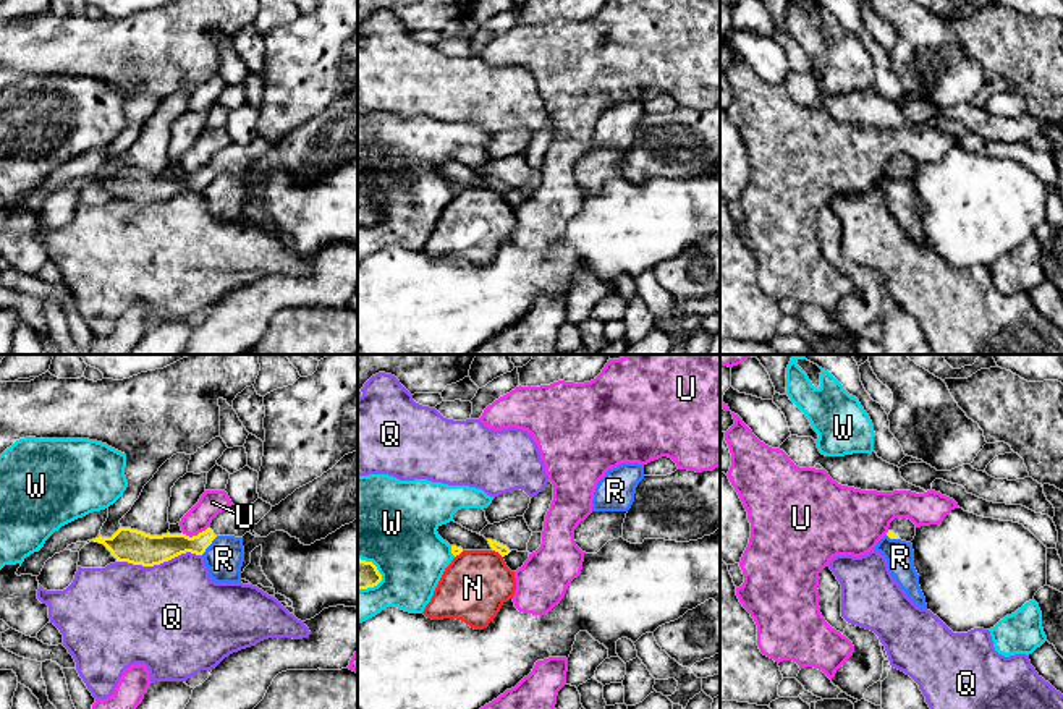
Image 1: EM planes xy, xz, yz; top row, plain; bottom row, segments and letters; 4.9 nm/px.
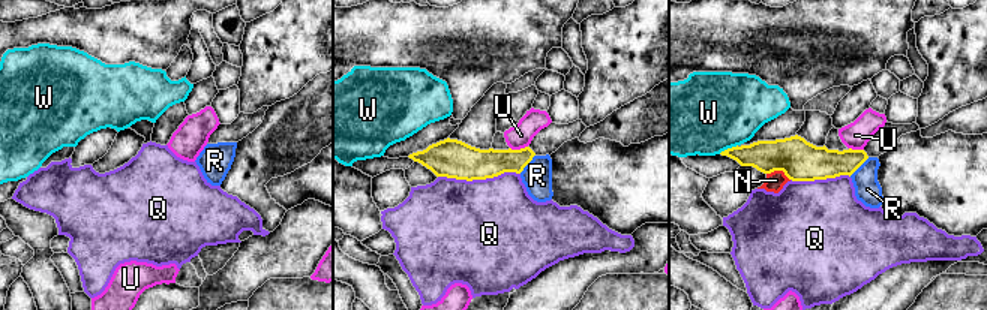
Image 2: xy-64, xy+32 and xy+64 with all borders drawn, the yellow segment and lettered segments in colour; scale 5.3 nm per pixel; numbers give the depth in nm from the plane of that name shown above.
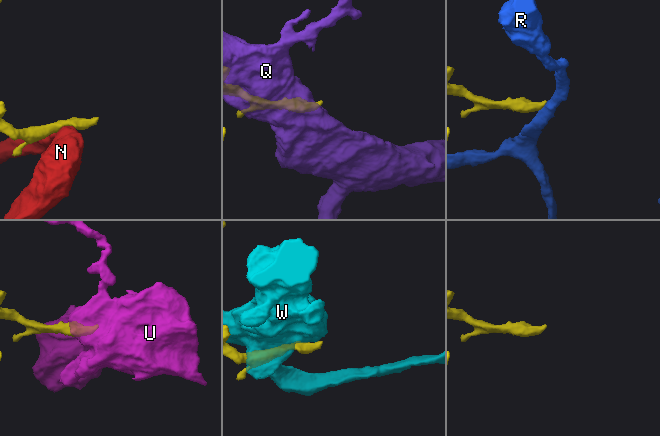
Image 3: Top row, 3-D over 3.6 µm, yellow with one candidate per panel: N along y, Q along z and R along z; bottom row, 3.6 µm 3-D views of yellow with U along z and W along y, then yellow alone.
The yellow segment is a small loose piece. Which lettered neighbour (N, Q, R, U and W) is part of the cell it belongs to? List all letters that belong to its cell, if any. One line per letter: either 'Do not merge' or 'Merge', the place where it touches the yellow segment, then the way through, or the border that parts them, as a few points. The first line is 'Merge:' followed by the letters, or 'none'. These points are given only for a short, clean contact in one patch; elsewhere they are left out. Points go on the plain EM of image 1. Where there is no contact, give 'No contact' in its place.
Merge: none
N: Do not merge. Touches yellow at xz (497, 188). Boundary: xz (492, 186), (502, 195)
Q: Do not merge. Touches yellow at xy (159, 201)
R: Do not merge. Touches yellow at xy (209, 182). Boundary: xy (217, 174), (201, 191)
U: Do not merge. Touches yellow at xy (194, 174). Boundary: xy (207, 164), (191, 174), (182, 170)
W: Do not merge. Touches yellow at xz (376, 206)

